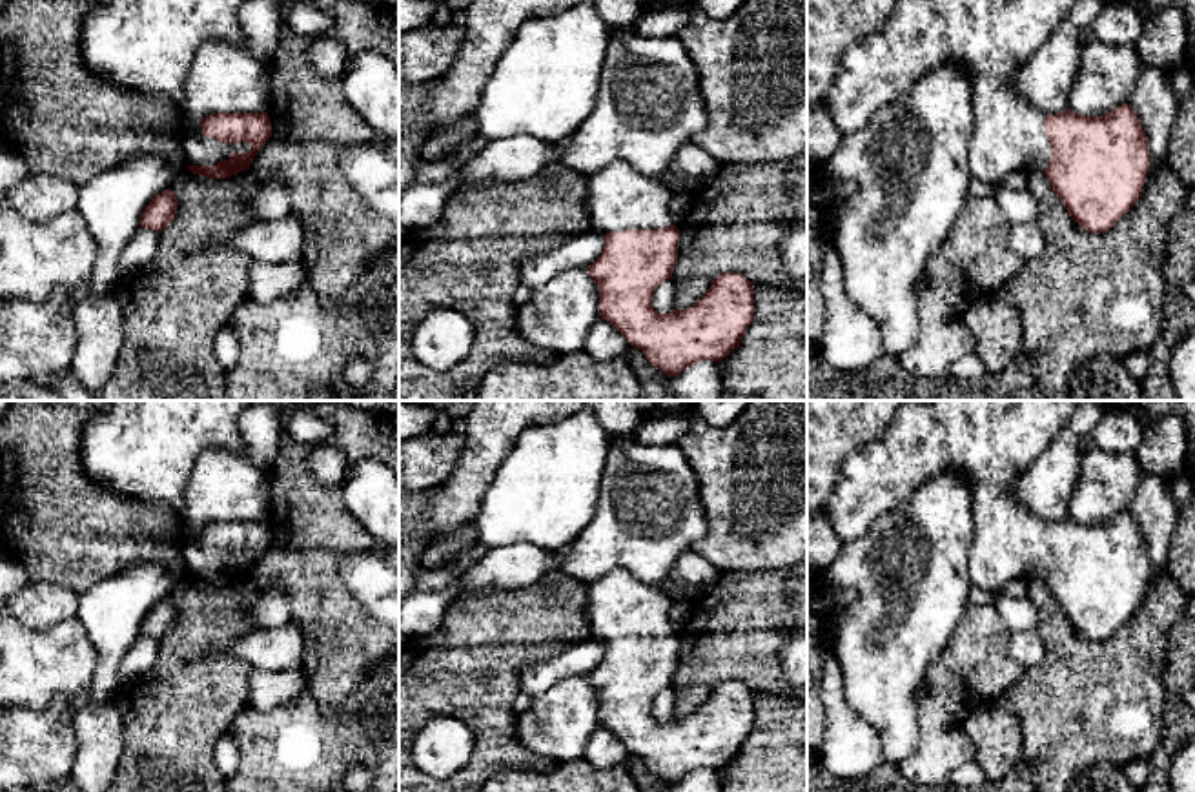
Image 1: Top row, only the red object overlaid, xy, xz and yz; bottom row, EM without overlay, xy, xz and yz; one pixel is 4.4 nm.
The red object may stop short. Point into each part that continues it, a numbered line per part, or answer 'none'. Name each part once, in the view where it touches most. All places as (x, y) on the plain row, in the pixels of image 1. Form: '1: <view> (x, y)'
1: xy (199, 558)

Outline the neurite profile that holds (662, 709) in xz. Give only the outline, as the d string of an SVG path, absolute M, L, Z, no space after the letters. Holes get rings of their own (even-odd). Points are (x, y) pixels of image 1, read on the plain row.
M669 686L665 688L663 692L659 692L652 703L652 716L658 719L658 721L669 721L672 719L672 708L674 708L674 701L676 701L676 696L674 696L676 688L674 686Z

